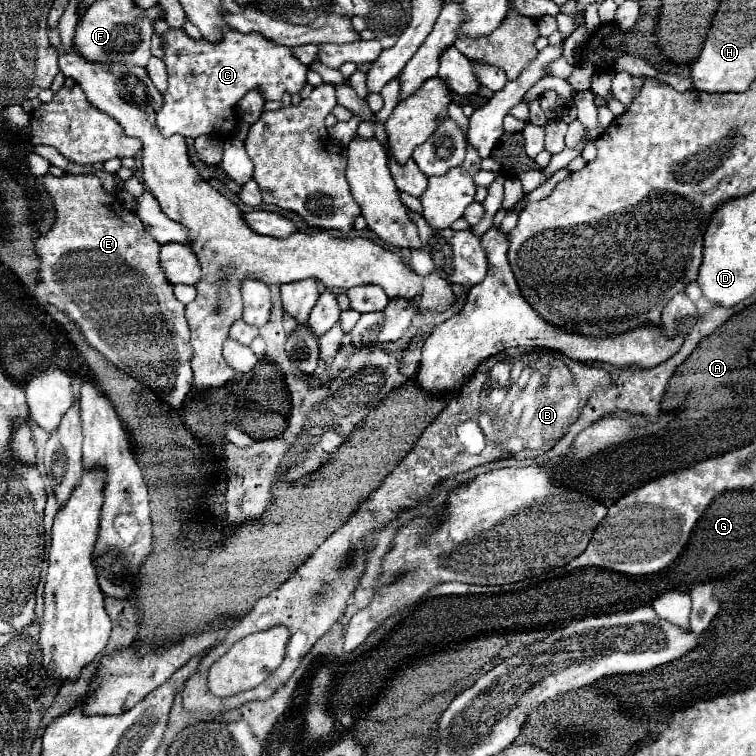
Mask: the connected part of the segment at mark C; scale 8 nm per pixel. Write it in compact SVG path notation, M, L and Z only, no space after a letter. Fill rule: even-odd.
M169 30L163 36L167 66L167 90L163 92L163 108L157 112L157 128L171 136L233 136L239 118L235 116L237 102L245 92L259 88L266 101L280 101L285 92L299 94L305 86L307 66L291 56L291 48L279 46L261 34L241 34L225 30L223 40L211 44L207 40L193 40L185 30Z

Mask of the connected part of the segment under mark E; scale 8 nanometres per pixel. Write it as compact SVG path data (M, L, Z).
M45 176L45 188L51 194L57 218L47 234L41 234L35 248L41 258L41 270L33 298L43 304L49 302L63 310L83 332L87 344L99 350L119 370L131 378L147 384L161 396L173 410L181 408L189 396L191 374L191 342L189 326L185 320L185 306L175 298L173 286L167 282L159 264L159 242L147 234L137 214L125 210L119 202L115 208L115 196L107 194L97 176Z

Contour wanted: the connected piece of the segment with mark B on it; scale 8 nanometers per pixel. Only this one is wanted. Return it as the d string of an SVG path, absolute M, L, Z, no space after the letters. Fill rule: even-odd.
M537 350L527 356L519 356L523 366L509 366L509 356L499 354L483 362L477 368L475 376L465 384L461 394L451 398L443 412L427 426L423 436L417 440L415 448L403 458L403 462L381 482L381 486L365 500L359 510L337 530L333 532L297 570L295 574L273 590L269 596L257 600L255 608L245 614L233 628L229 628L225 640L211 648L205 658L199 662L197 672L185 682L183 688L183 706L189 712L209 710L223 712L233 710L251 700L267 700L277 688L281 688L291 674L297 670L305 654L313 648L313 644L331 630L331 626L343 616L347 608L347 600L351 598L359 578L365 572L367 552L375 542L375 532L385 528L399 512L407 508L415 508L421 502L427 502L431 492L445 478L467 472L475 466L487 464L491 460L507 458L507 450L511 450L511 438L515 438L515 450L523 450L523 458L543 456L555 442L569 430L575 418L581 412L581 406L587 402L591 390L599 386L609 386L611 376L593 366L585 366L581 362L569 360L559 352ZM475 420L483 430L487 442L493 450L483 450L481 454L469 454L459 446L459 424ZM273 626L287 626L291 638L287 642L287 654L283 664L257 688L233 694L227 698L219 698L207 688L207 670L209 666L223 656L237 640L245 638L245 634L269 630Z

